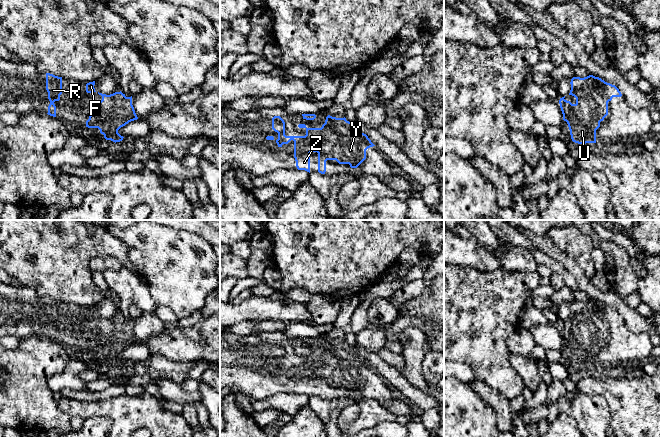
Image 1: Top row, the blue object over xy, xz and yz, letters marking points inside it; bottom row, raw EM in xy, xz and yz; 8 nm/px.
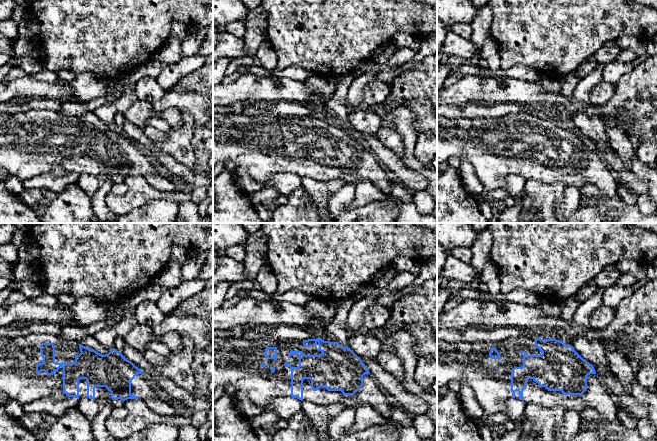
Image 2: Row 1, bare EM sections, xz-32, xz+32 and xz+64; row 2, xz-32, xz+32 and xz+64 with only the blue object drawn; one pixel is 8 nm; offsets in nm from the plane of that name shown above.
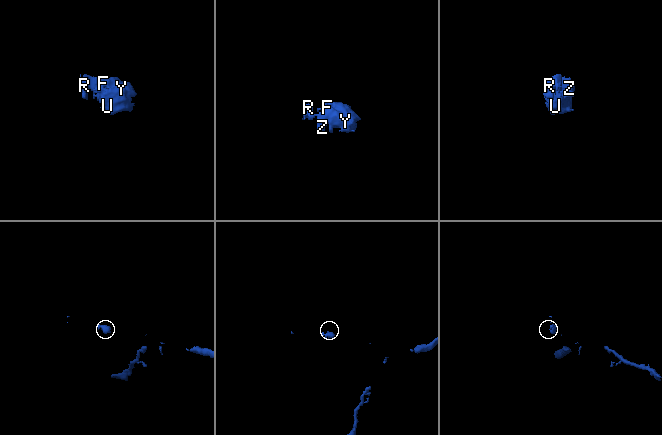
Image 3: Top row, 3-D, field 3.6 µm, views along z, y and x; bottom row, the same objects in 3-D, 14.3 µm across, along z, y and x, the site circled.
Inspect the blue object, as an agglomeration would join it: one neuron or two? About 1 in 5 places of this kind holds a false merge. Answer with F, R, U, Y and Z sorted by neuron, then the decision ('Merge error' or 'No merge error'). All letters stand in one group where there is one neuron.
Groups: F R U Y Z. No merge error

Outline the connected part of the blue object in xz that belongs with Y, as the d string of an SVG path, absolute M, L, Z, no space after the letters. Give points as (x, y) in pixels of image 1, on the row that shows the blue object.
M328 115L321 128L307 128L305 124L299 124L299 128L306 129L305 136L286 136L284 120L280 116L274 116L272 129L278 133L278 147L294 141L294 158L298 170L310 173L310 153L317 152L318 172L325 174L327 160L336 160L339 164L349 164L351 168L357 168L366 159L366 150L375 146L366 134L356 129L356 123L347 121L345 117L336 118Z

